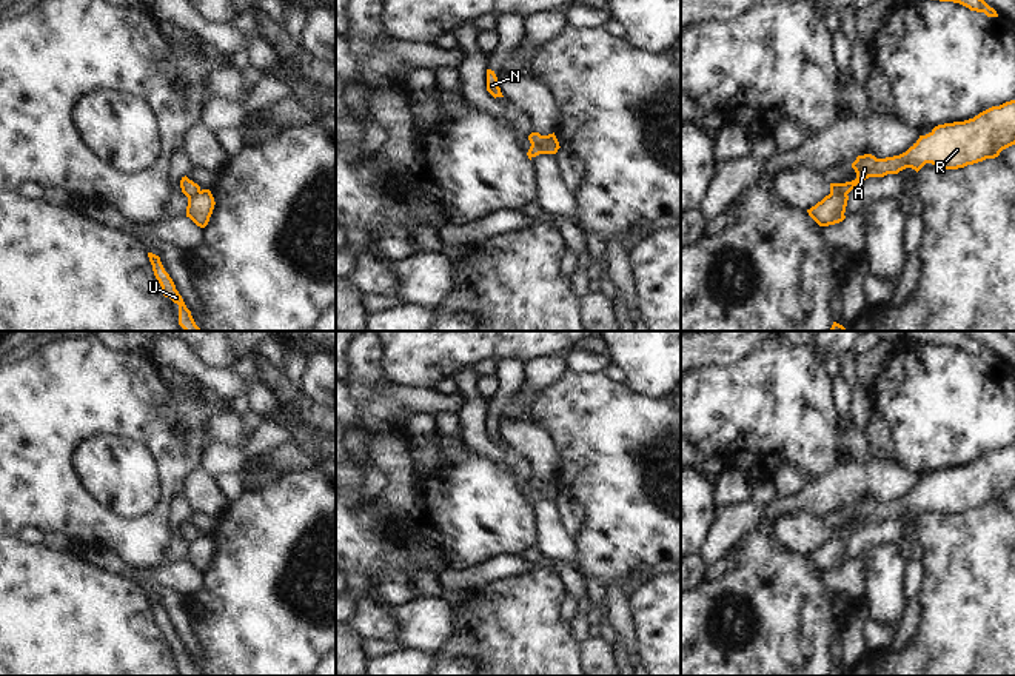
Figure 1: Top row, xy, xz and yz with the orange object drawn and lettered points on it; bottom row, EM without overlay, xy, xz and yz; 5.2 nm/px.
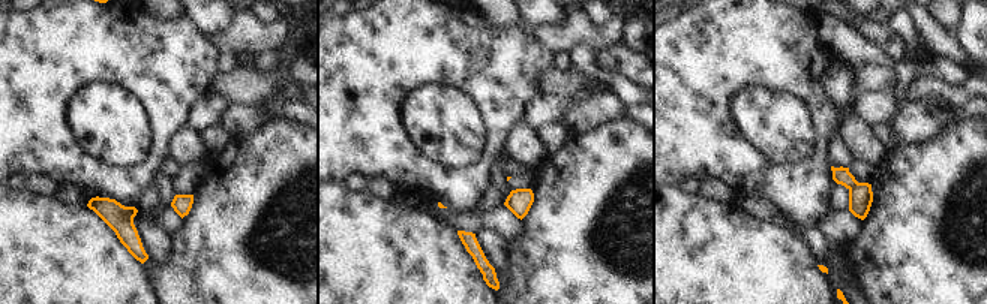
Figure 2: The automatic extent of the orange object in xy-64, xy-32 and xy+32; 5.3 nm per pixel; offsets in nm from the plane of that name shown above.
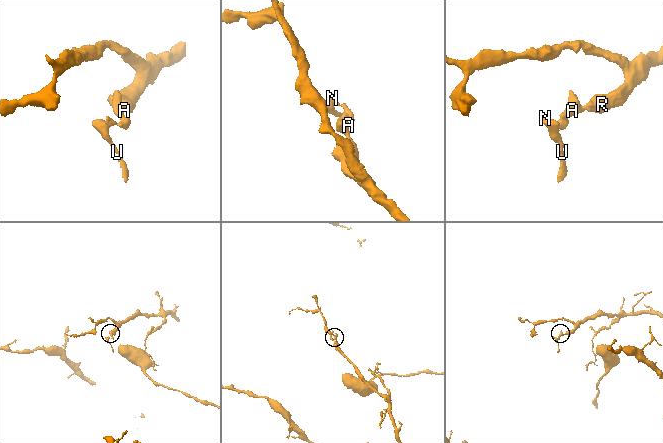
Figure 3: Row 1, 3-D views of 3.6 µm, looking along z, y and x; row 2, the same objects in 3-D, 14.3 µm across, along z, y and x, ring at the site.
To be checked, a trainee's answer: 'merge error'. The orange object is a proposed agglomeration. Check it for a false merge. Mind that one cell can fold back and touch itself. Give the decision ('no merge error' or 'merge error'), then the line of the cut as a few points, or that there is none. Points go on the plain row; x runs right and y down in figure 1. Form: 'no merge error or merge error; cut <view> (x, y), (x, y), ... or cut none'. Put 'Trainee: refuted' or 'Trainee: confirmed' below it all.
merge error; cut xz (539, 481), (542, 498)
Trainee: confirmed

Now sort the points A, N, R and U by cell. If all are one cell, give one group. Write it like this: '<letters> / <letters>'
A R / N U

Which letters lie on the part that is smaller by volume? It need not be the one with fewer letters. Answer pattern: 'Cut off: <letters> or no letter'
Cut off: N, U

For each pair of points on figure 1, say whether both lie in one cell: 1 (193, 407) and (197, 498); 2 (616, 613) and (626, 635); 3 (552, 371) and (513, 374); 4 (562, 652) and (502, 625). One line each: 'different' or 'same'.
1: different
2: same
3: different
4: same

